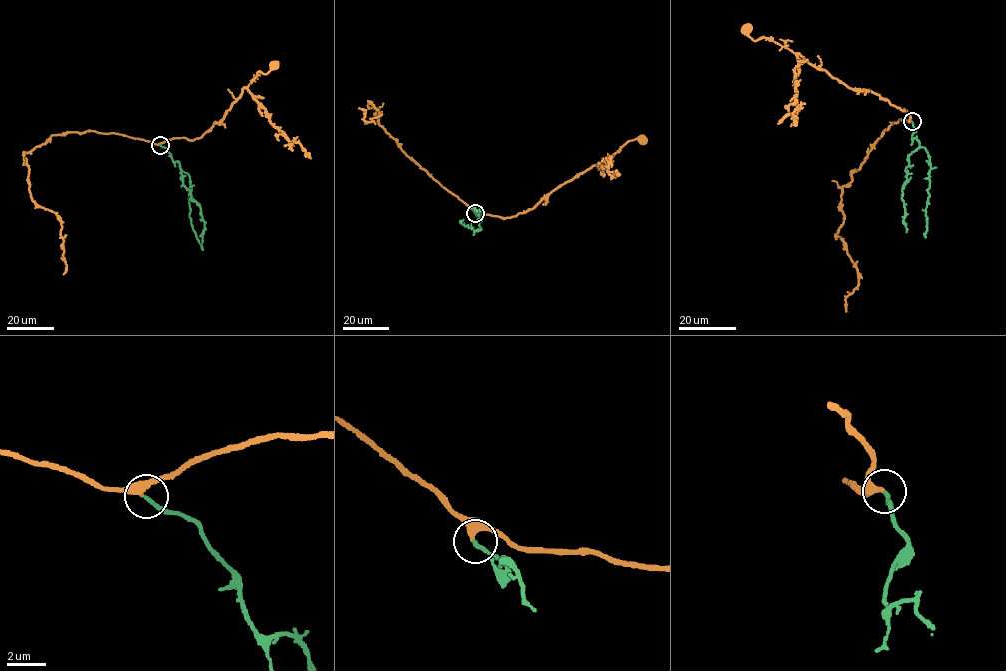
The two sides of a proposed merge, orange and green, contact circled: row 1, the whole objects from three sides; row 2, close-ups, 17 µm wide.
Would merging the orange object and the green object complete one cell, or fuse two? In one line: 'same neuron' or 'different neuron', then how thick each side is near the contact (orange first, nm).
same neuron; calibres 240 and 200 nm

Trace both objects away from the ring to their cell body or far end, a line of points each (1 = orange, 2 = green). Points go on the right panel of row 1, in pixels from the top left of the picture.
1: (912, 121), (903, 109), (870, 91), (853, 89), (788, 48), (766, 37), (754, 40), (746, 28)
2: (911, 121), (915, 130), (912, 137), (924, 147), (931, 167), (925, 237)

